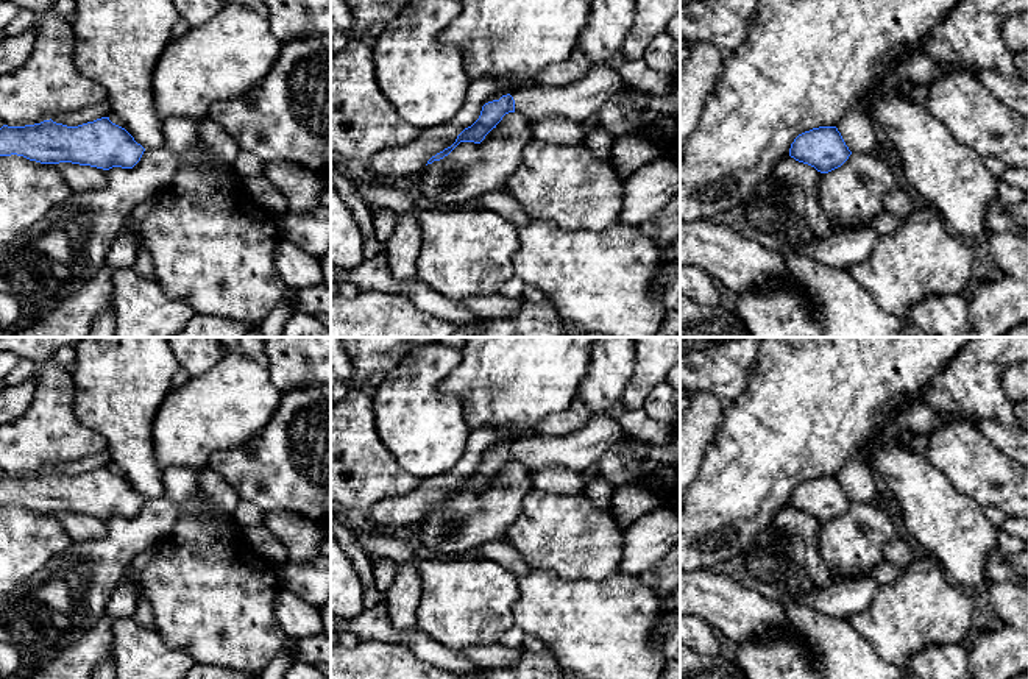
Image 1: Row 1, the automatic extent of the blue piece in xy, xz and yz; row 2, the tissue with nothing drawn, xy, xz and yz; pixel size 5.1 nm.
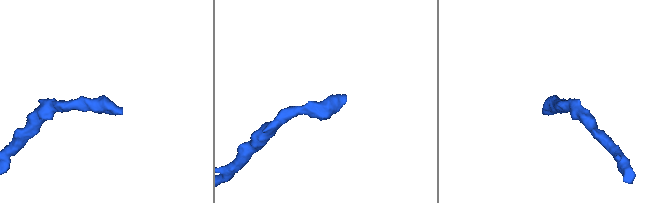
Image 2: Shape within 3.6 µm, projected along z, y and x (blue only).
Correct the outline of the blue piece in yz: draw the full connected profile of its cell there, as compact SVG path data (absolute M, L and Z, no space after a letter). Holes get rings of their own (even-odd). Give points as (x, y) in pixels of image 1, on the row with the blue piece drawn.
M819 126L799 134L789 148L789 156L799 162L828 173L841 167L852 151L836 126Z

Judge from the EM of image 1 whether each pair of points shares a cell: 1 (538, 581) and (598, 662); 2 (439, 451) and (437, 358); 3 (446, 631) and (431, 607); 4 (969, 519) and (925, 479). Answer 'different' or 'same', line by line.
1: same
2: same
3: same
4: same

